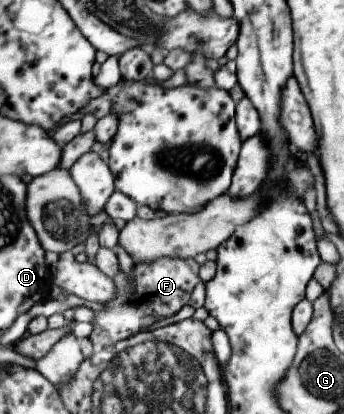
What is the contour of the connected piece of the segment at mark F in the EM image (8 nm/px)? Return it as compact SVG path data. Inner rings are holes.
M161 256L153 262L137 262L133 260L132 279L128 280L122 270L111 278L115 284L115 296L109 302L101 304L103 310L93 312L92 330L88 335L92 344L92 352L111 346L116 342L131 338L163 318L169 318L189 302L191 291L200 281L197 272L199 266L193 258L167 258Z

